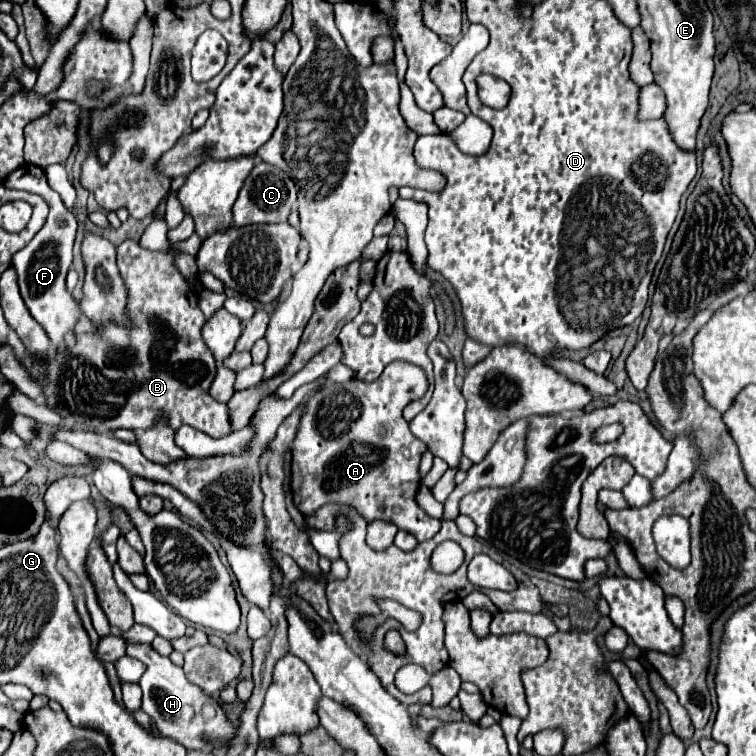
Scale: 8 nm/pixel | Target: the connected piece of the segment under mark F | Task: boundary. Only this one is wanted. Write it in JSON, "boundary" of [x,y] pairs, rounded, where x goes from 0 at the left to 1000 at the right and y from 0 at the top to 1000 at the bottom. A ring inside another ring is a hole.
{"boundary":[[[40,217],[26,220],[16,230],[11,230],[11,235],[5,238],[5,246],[19,249],[19,251],[34,251],[42,257],[53,257],[61,265],[61,270],[66,272],[66,283],[63,283],[61,296],[53,302],[53,307],[48,307],[48,312],[29,331],[24,331],[16,339],[16,349],[24,360],[26,386],[29,386],[29,394],[32,394],[40,415],[56,429],[56,434],[61,437],[71,460],[77,460],[85,455],[85,444],[90,439],[98,439],[103,423],[108,421],[106,402],[87,384],[87,362],[95,349],[95,325],[98,325],[101,302],[103,302],[101,286],[95,278],[90,278],[85,272],[79,259],[63,246],[58,225],[53,225],[48,220],[40,220]]]}

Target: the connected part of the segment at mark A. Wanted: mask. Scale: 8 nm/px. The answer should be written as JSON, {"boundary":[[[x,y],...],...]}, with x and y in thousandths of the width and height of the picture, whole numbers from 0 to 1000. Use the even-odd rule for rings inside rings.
{"boundary":[[[521,476],[508,487],[503,511],[481,513],[481,526],[471,521],[458,526],[410,526],[386,587],[384,643],[392,672],[399,680],[413,680],[426,667],[460,664],[487,690],[495,685],[521,690],[553,717],[574,712],[582,701],[582,688],[566,683],[550,664],[556,646],[553,616],[563,587],[542,571],[532,550],[534,537],[545,526],[558,526],[563,516],[561,487]],[[463,526],[468,526],[468,534]]]}

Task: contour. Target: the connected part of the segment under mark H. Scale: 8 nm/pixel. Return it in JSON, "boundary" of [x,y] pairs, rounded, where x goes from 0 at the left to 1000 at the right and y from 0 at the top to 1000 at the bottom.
{"boundary":[[[169,852],[169,865],[190,873],[196,881],[193,894],[185,897],[185,910],[190,915],[185,937],[201,947],[212,974],[225,976],[249,992],[283,992],[283,987],[304,989],[315,963],[302,952],[302,944],[288,926],[283,926],[259,905],[249,902],[243,886],[228,878],[225,870],[201,862],[198,852]]]}

